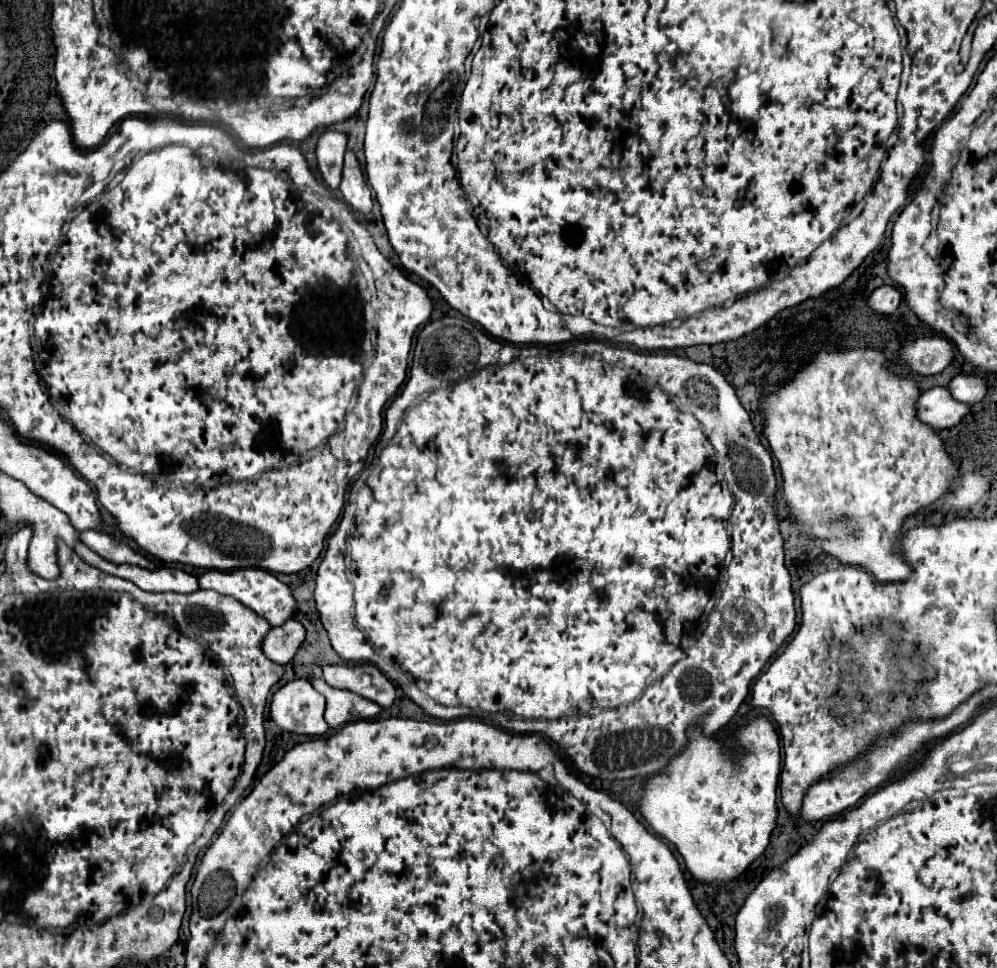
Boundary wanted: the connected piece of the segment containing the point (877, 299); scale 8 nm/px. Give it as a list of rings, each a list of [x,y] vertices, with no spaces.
[[[881,286],[871,294],[869,306],[881,314],[891,314],[897,310],[901,300],[903,300],[903,294],[895,286]]]

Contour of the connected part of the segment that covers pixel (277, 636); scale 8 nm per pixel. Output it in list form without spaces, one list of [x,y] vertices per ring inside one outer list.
[[[287,620],[285,626],[273,628],[263,640],[263,652],[277,664],[289,664],[305,640],[305,628],[297,620]]]

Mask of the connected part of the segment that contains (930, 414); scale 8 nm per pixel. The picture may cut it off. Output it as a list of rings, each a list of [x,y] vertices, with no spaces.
[[[931,388],[921,394],[917,402],[917,416],[921,422],[929,424],[935,430],[953,428],[965,418],[971,406],[965,406],[963,402],[957,402],[953,396],[949,396],[947,388]]]

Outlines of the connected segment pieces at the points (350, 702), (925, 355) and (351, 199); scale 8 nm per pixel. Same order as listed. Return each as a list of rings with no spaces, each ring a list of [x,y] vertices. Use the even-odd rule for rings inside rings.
[[[311,678],[311,684],[317,692],[321,692],[327,698],[325,720],[331,728],[339,728],[355,720],[369,720],[381,712],[379,704],[369,702],[353,692],[331,688],[323,678]]]
[[[941,336],[919,338],[905,346],[899,356],[903,364],[921,376],[939,374],[953,362],[953,344]]]
[[[353,152],[345,154],[345,166],[343,166],[343,180],[341,180],[341,194],[343,200],[357,210],[359,214],[363,214],[367,218],[369,224],[373,224],[373,198],[371,198],[371,190],[365,182],[365,176],[359,168],[359,162],[355,158]]]

